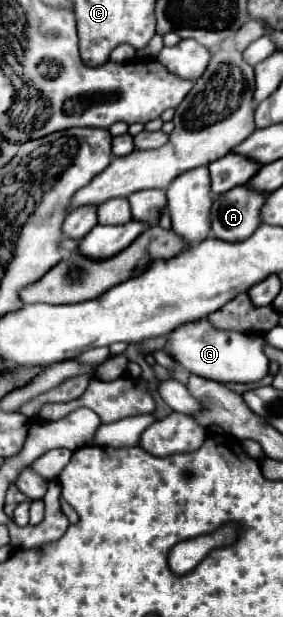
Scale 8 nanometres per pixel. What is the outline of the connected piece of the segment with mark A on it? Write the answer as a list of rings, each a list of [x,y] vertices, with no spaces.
[[[247,185],[229,189],[227,193],[215,195],[211,209],[211,235],[221,241],[243,241],[261,225],[261,207],[265,205],[267,193],[253,191]]]

